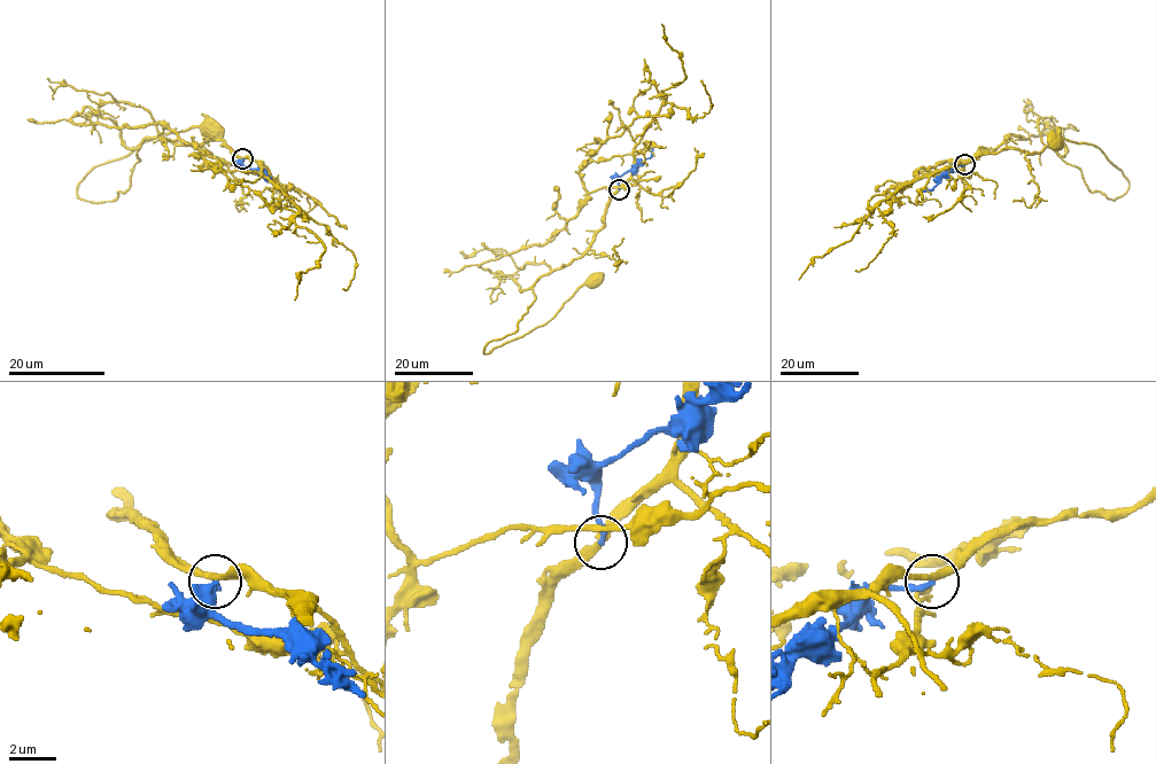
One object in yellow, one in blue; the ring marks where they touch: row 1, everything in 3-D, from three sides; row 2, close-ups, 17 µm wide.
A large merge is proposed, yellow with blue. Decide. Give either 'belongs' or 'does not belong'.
does not belong

